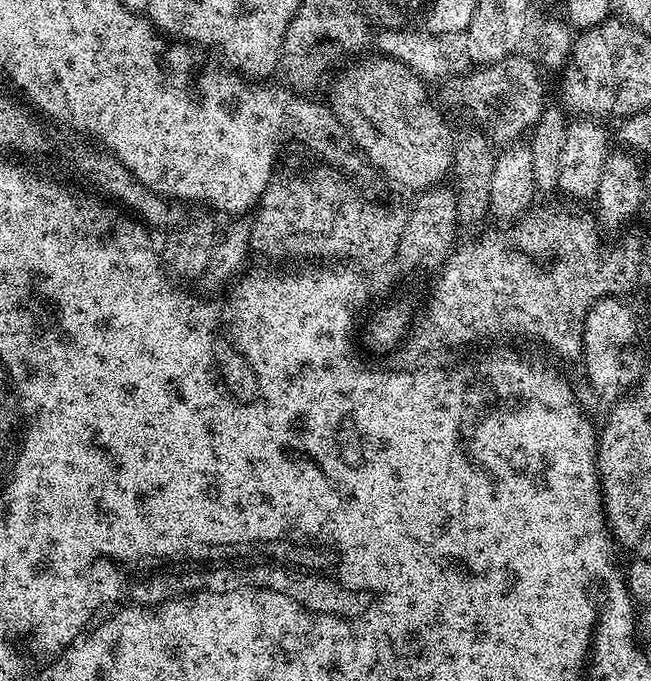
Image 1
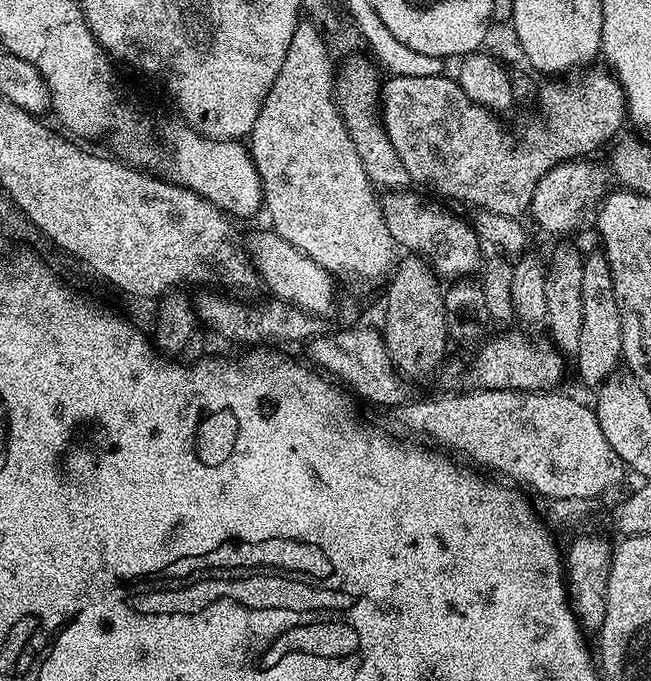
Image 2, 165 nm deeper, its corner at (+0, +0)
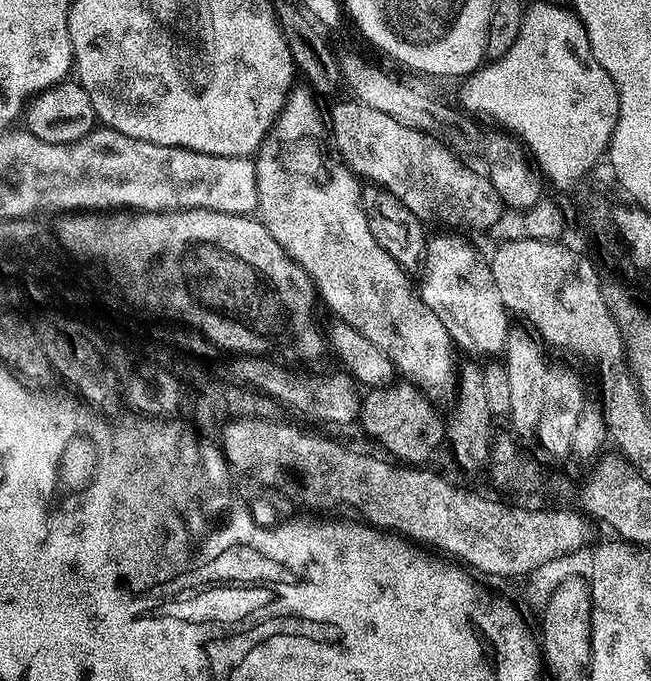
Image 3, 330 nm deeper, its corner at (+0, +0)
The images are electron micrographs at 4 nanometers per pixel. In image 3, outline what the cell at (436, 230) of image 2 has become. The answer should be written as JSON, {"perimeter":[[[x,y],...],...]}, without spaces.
{"perimeter":[[[444,234],[448,236],[435,236],[433,235],[428,241],[428,255],[424,259],[424,270],[422,273],[422,281],[419,285],[418,291],[420,297],[426,302],[426,306],[430,306],[430,310],[434,310],[434,314],[438,314],[438,318],[442,318],[442,326],[446,326],[446,330],[450,334],[453,345],[461,353],[469,352],[472,356],[490,356],[486,358],[496,358],[505,351],[506,340],[508,338],[508,329],[510,327],[510,313],[507,308],[504,307],[502,302],[502,294],[498,294],[498,286],[494,286],[494,274],[492,273],[492,266],[487,255],[483,256],[474,245],[468,240],[463,240],[463,235],[460,234]]]}

